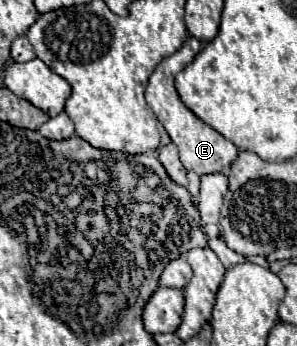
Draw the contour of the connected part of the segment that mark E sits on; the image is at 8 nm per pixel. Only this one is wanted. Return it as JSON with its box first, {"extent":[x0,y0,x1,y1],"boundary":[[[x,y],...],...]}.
{"extent":[145,36,237,174],"boundary":[[[187,36],[187,40],[183,42],[183,46],[173,54],[167,56],[159,62],[159,66],[155,68],[155,72],[151,74],[147,88],[145,88],[145,100],[149,104],[149,108],[155,112],[155,116],[159,118],[159,122],[165,126],[167,134],[171,136],[173,144],[179,148],[179,156],[181,162],[187,170],[201,174],[211,174],[211,172],[223,172],[231,166],[231,162],[237,158],[237,148],[233,142],[229,142],[227,138],[223,138],[217,130],[213,130],[209,124],[205,124],[201,118],[197,118],[179,98],[177,90],[175,90],[175,74],[179,70],[183,70],[187,64],[193,62],[195,54],[201,50],[201,42],[193,36]]]}

